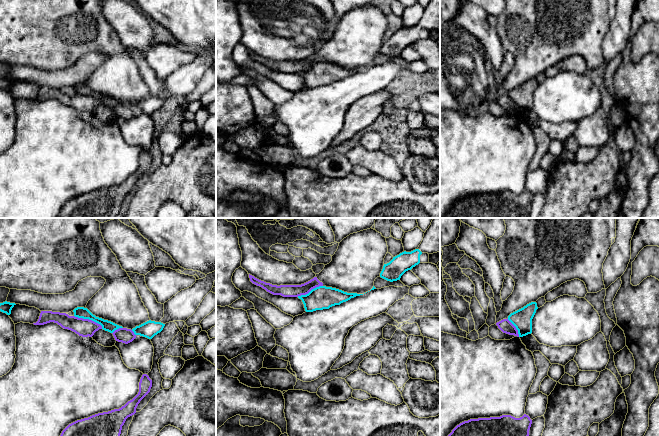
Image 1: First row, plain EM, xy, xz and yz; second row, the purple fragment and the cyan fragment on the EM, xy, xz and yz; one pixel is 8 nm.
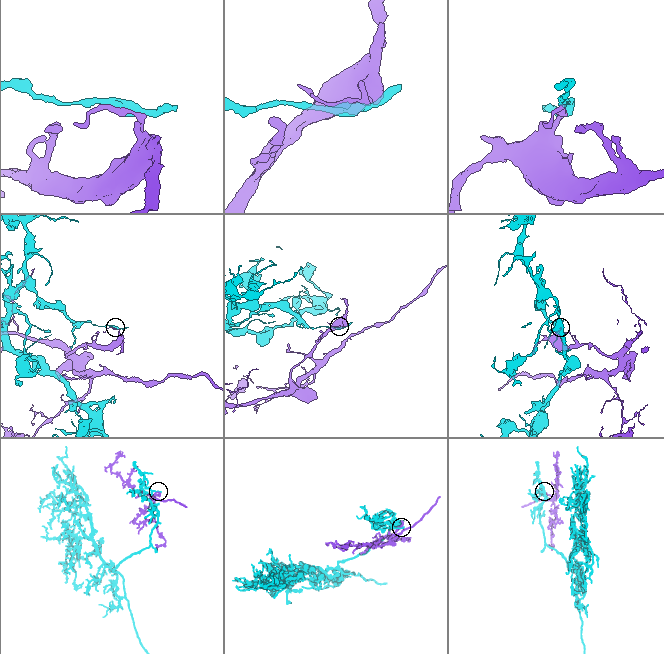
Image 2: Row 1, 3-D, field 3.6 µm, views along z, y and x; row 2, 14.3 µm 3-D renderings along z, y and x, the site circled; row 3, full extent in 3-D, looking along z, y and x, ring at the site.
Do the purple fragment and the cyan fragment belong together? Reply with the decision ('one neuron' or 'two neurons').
two neurons

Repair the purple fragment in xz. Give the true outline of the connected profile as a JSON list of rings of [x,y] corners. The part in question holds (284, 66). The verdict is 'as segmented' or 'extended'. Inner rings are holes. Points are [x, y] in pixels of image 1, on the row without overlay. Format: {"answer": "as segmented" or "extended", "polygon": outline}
{"answer": "as segmented", "polygon": [[[249,50],[250,57],[265,65],[267,68],[273,71],[281,71],[283,73],[298,73],[301,71],[308,70],[312,65],[323,62],[323,59],[320,58],[317,53],[314,53],[310,57],[301,60],[301,61],[272,61],[270,59],[266,59],[261,57],[254,52]]]}

